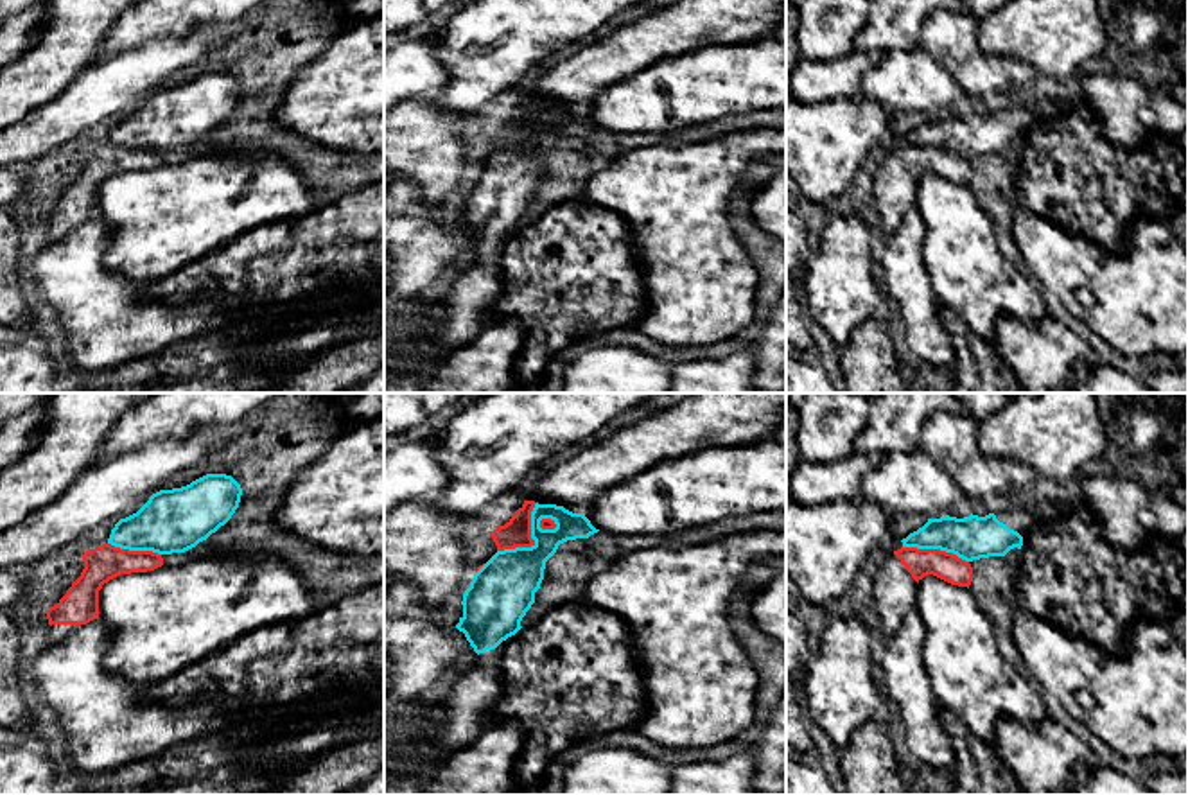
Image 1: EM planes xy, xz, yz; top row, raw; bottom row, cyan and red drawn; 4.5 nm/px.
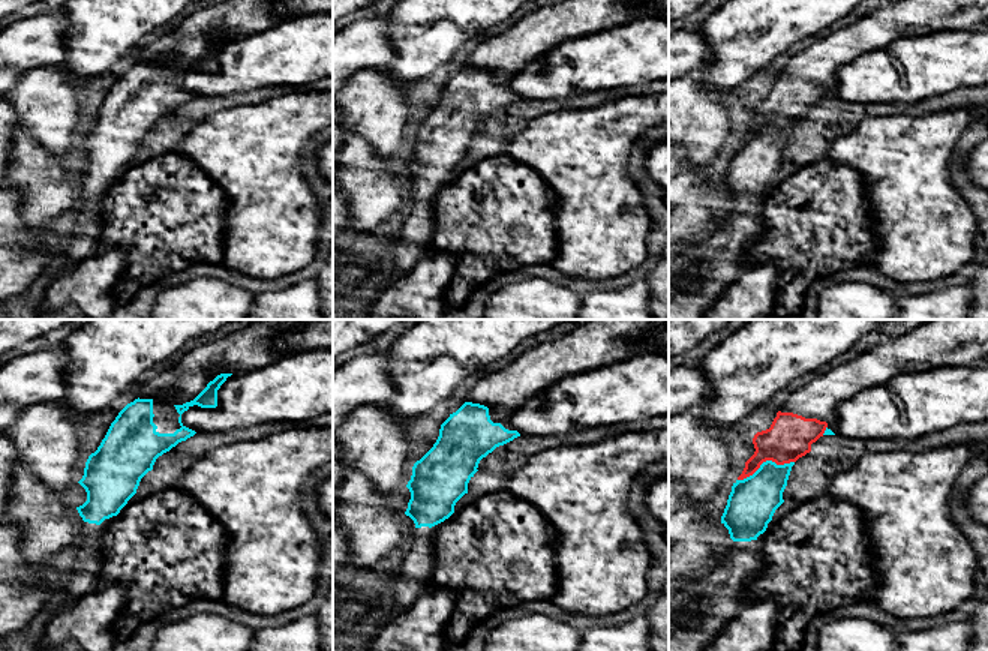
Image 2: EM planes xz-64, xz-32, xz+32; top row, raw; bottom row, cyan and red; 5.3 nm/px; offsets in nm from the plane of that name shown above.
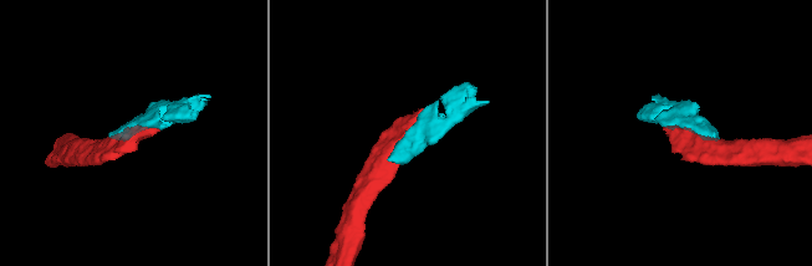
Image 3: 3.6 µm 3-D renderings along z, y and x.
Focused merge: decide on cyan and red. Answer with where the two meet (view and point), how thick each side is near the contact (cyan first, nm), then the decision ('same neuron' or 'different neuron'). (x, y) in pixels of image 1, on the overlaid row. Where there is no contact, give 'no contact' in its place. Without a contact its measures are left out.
xz (533, 539) | 280/130 nm | different neuron

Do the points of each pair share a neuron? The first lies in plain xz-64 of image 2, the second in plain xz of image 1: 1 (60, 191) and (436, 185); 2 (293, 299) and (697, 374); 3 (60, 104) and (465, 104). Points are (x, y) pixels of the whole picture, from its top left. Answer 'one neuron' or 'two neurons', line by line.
1: two neurons
2: one neuron
3: two neurons

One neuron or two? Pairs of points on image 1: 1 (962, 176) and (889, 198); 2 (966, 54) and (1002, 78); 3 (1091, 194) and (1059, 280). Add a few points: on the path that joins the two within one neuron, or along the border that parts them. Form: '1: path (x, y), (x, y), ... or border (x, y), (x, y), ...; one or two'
1: path (944, 165), (921, 165), (907, 180); one
2: path (975, 63), (993, 78); one
3: border (1038, 216), (1115, 252); two

